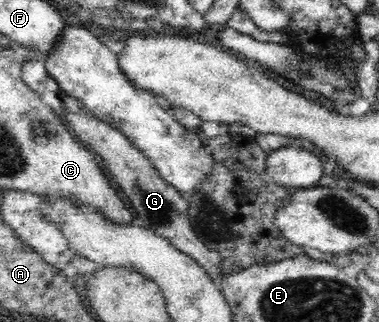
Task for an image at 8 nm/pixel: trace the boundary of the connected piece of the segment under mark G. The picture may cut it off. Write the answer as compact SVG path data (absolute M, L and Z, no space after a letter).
M63 103L62 108L64 108L63 119L67 121L70 129L74 130L74 135L82 143L89 145L91 151L98 153L103 164L106 165L107 173L113 177L119 191L131 205L135 218L133 224L146 226L153 229L154 233L160 237L165 237L176 249L194 258L194 261L197 261L205 269L213 281L219 284L227 273L222 272L222 268L220 268L220 254L206 247L195 234L189 220L189 202L182 198L174 186L158 175L154 164L150 163L142 151L134 147L118 128L108 122L98 120L94 115L88 117L86 113L72 113Z

